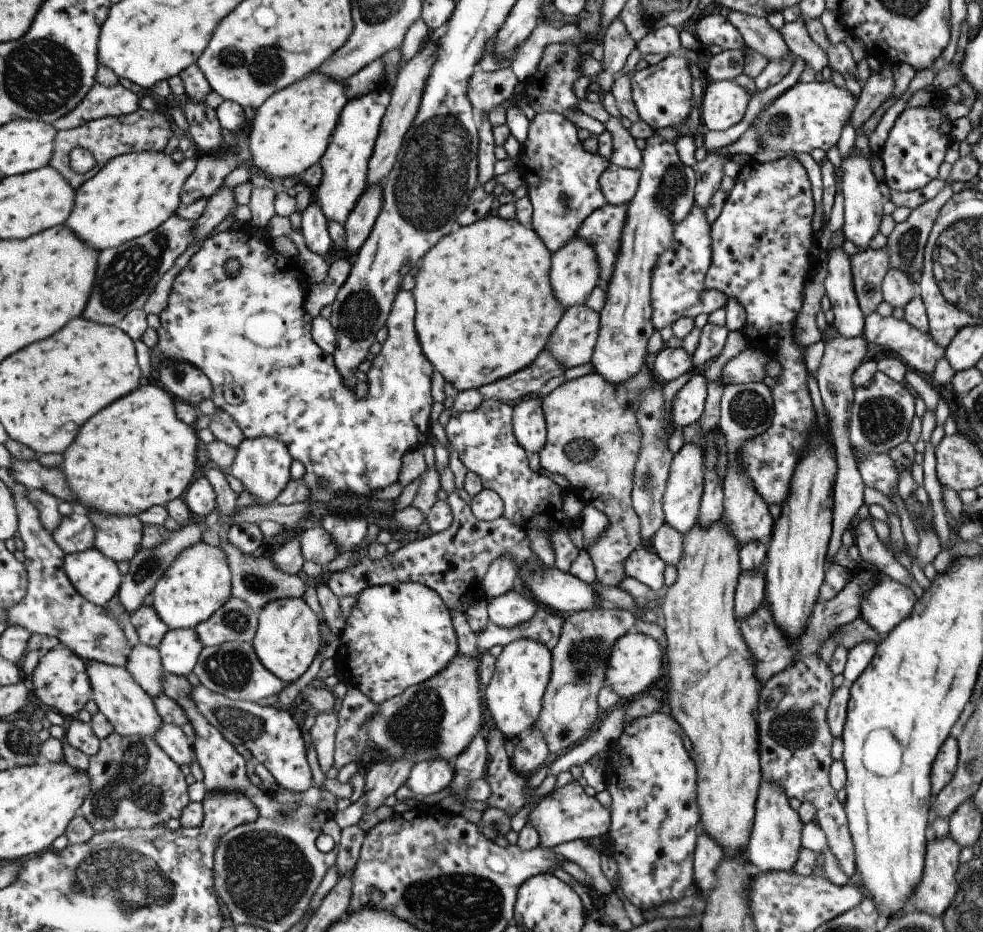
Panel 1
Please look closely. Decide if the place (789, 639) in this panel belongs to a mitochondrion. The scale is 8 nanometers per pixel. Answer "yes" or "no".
no

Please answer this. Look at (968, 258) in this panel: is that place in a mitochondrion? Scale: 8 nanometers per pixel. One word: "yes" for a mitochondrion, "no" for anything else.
yes

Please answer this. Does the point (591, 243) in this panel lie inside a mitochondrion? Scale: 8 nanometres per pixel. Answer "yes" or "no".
no

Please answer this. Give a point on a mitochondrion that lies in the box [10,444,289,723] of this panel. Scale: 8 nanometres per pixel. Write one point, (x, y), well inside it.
(230, 669)

